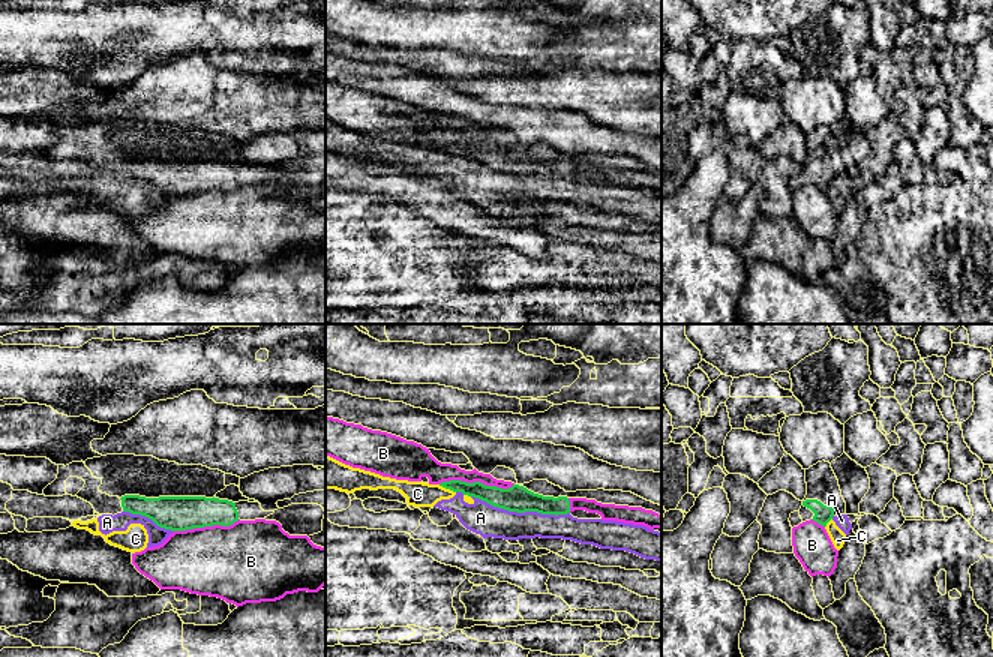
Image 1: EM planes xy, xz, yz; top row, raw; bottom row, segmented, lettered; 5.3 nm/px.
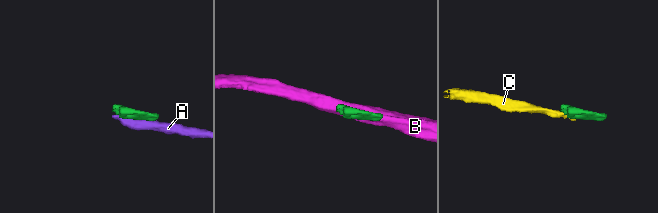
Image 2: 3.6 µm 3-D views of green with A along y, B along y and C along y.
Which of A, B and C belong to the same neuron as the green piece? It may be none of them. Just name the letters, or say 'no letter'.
no letter

